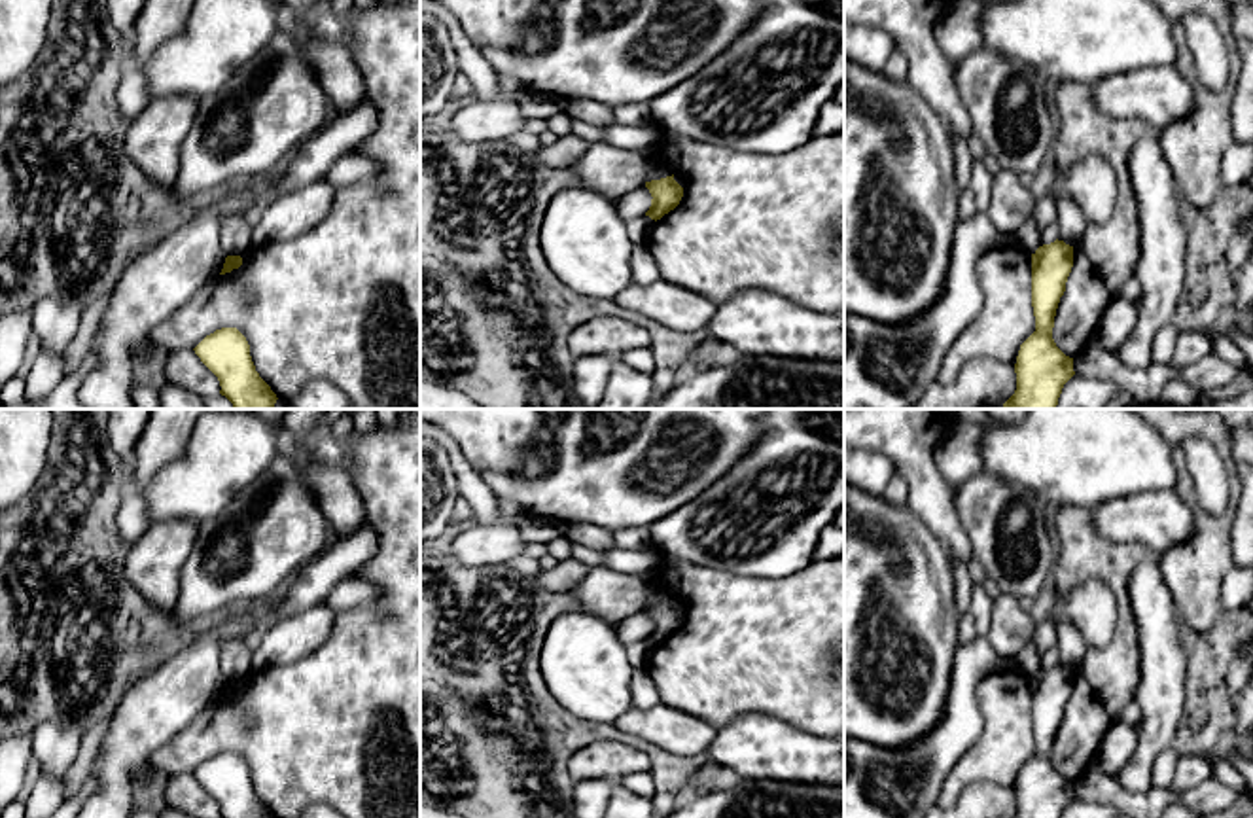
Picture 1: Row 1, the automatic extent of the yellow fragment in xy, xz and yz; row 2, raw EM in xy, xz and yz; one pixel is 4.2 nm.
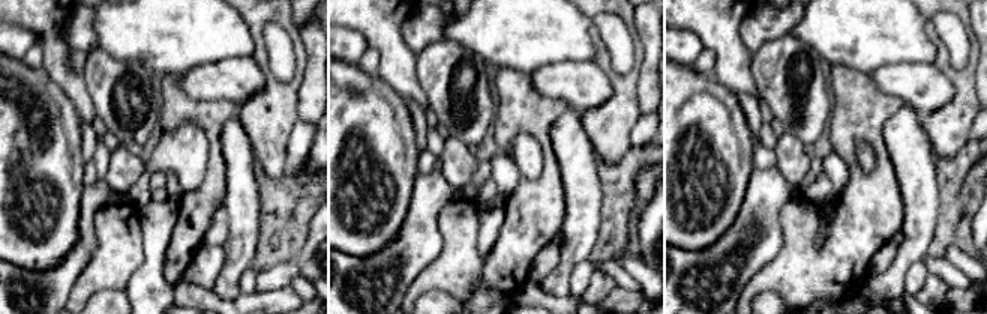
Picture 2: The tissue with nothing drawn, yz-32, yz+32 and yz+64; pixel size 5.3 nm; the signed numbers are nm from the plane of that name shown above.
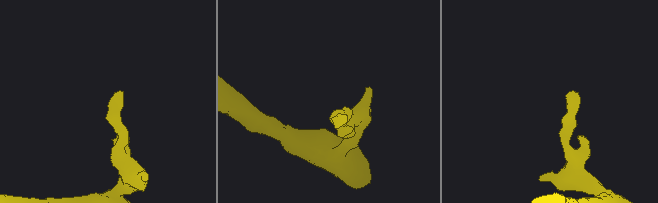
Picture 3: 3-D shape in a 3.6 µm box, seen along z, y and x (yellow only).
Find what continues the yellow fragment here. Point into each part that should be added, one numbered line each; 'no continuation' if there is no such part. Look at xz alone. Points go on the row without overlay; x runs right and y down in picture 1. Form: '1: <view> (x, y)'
no continuation

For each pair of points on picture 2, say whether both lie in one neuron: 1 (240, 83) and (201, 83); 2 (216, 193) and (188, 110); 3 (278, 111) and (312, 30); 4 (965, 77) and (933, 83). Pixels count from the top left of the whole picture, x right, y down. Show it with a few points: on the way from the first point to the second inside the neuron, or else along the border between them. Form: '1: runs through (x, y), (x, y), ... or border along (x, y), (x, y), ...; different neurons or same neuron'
1: runs through (231, 83), (210, 83); same neuron
2: runs through (215, 172), (215, 138), (209, 126); same neuron
3: border along (299, 29), (305, 48), (302, 81); different neurons
4: border along (933, 63), (954, 89), (954, 95), (935, 111); different neurons

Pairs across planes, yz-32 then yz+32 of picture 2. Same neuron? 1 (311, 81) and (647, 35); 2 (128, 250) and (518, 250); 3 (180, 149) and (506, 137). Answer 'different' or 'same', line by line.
1: same
2: same
3: different

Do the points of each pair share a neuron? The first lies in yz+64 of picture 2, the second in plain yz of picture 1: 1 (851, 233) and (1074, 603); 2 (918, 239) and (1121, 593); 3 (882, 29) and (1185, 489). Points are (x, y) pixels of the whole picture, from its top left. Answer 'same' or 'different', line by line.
1: different
2: different
3: different

